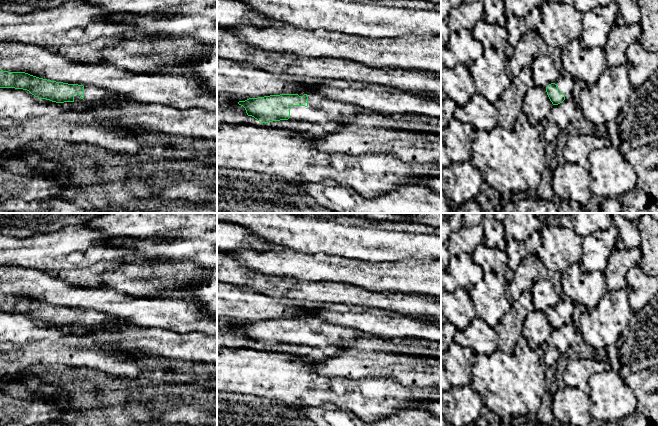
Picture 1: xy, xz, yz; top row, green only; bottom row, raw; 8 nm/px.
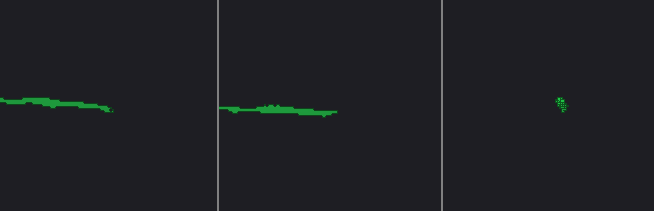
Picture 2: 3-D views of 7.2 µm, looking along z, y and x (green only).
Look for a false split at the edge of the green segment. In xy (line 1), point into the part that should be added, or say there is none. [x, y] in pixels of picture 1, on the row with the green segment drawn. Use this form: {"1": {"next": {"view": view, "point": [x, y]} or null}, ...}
{"1": {"next": {"view": "xy", "point": [92, 95]}}}

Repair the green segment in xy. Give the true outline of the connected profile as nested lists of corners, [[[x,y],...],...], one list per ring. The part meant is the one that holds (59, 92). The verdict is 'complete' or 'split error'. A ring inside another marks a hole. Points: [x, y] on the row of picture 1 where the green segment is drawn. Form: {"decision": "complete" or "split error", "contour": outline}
{"decision": "split error", "contour": [[[1,69],[0,88],[27,90],[39,99],[46,99],[56,103],[120,105],[129,101],[127,97],[106,89],[56,82],[25,72],[8,72]]]}

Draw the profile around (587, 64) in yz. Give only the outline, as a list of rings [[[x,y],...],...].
[[[578,39],[561,48],[561,62],[564,71],[587,85],[596,83],[608,67],[604,48],[583,48]]]

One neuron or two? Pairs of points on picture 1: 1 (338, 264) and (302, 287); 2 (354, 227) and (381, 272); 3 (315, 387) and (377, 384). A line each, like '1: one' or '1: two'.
1: two
2: two
3: one

